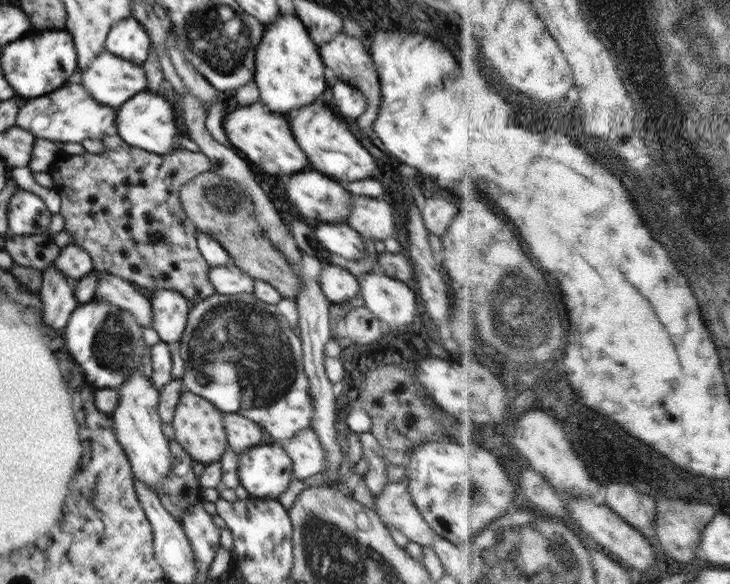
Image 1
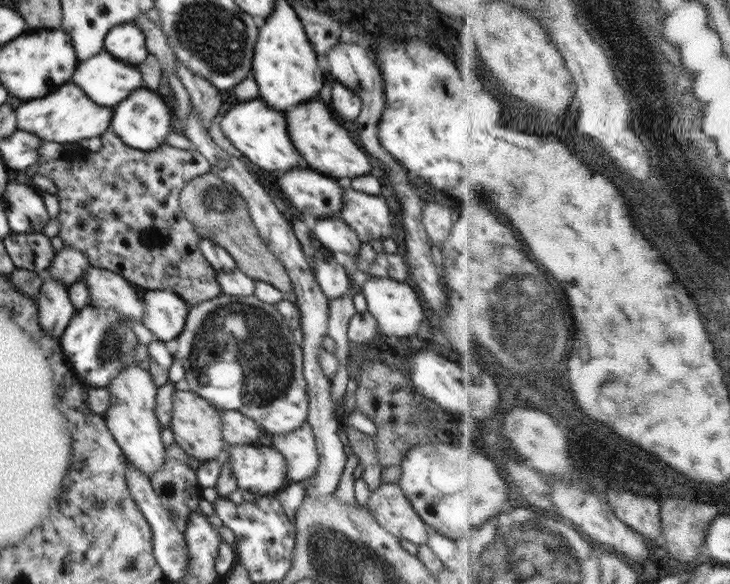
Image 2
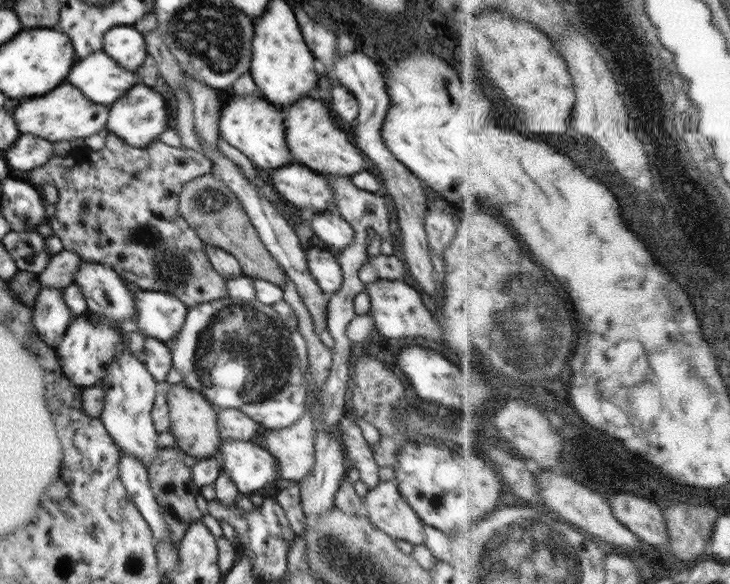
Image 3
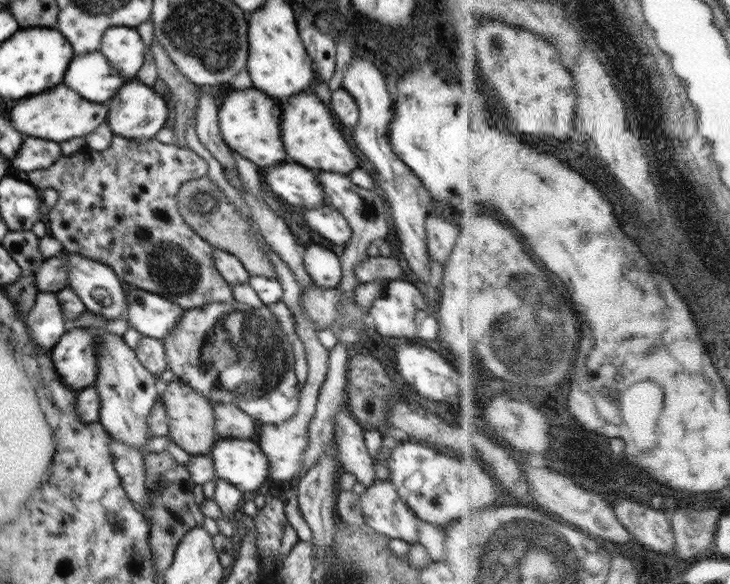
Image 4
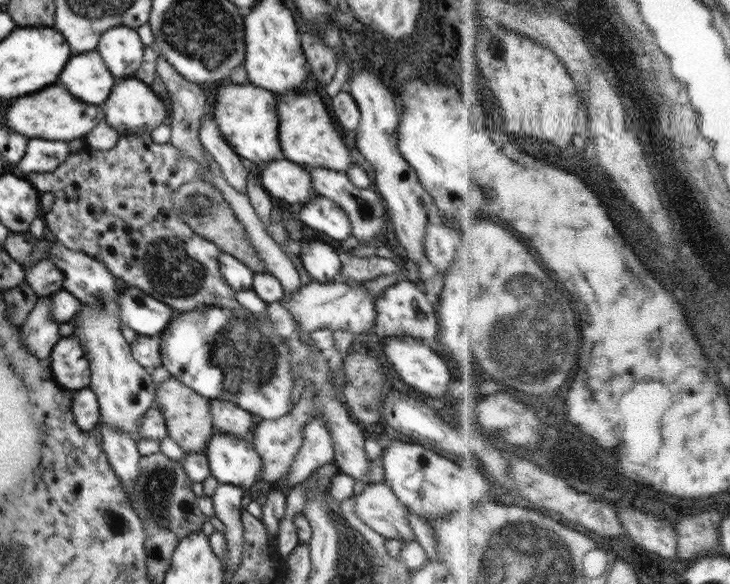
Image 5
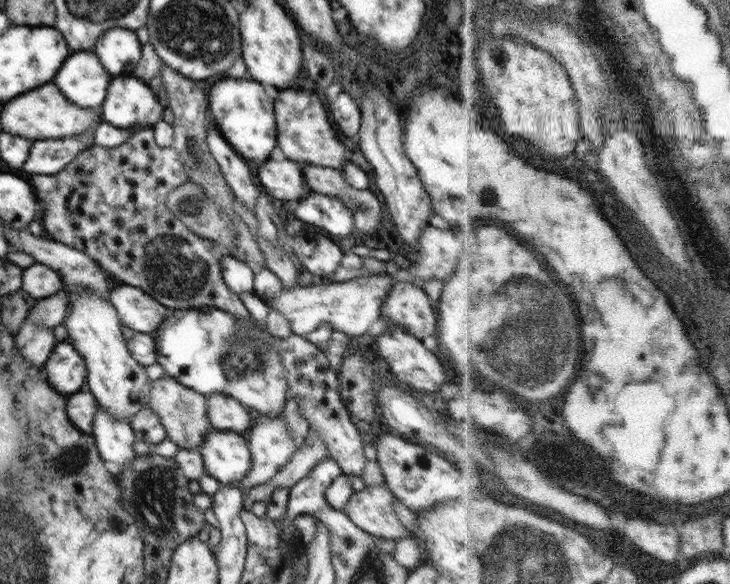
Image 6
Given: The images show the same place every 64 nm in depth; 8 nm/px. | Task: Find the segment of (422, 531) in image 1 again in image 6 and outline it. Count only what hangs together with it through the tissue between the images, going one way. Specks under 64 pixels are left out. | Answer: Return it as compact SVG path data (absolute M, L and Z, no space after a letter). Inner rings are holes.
M368 485L361 491L354 491L342 510L357 528L374 537L392 540L412 537L398 519L394 509L394 495L387 486Z

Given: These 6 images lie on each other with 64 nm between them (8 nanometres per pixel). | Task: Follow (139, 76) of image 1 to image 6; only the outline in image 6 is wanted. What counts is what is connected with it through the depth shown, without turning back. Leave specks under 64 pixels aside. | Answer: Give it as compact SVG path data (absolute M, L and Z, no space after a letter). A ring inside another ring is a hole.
M94 50L68 55L52 82L72 103L91 108L102 106L111 75L100 63Z

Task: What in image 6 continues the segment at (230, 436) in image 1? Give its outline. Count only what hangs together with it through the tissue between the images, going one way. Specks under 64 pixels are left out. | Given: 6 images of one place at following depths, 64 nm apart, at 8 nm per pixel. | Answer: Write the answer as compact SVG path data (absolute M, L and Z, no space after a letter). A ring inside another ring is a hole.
M226 393L206 396L206 411L213 429L247 434L252 426L250 412Z

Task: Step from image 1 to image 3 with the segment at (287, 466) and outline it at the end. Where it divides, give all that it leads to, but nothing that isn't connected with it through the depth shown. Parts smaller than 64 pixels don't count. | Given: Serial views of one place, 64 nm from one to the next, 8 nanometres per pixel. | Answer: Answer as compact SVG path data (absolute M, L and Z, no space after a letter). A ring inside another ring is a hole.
M223 441L218 451L223 458L220 471L228 473L240 493L262 493L264 488L283 484L276 457L257 443Z

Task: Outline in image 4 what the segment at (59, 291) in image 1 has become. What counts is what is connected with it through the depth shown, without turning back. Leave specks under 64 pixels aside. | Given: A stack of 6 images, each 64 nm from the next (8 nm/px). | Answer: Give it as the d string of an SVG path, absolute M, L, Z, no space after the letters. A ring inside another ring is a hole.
M39 291L34 307L27 315L28 335L36 343L51 352L60 337L66 332L65 315L55 292Z

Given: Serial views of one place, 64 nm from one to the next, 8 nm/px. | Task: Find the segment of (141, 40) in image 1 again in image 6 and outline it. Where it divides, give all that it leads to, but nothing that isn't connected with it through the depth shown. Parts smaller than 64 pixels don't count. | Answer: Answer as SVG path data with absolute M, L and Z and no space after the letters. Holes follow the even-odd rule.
M113 28L100 34L94 52L106 71L113 76L123 76L131 75L138 66L142 46L135 30Z

